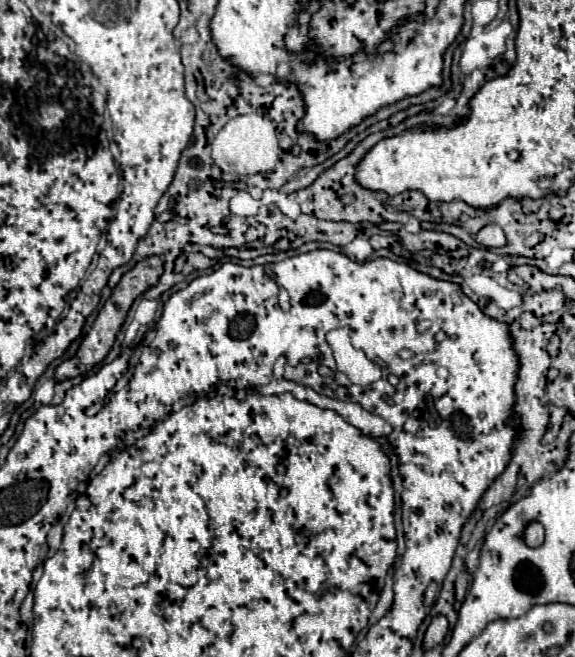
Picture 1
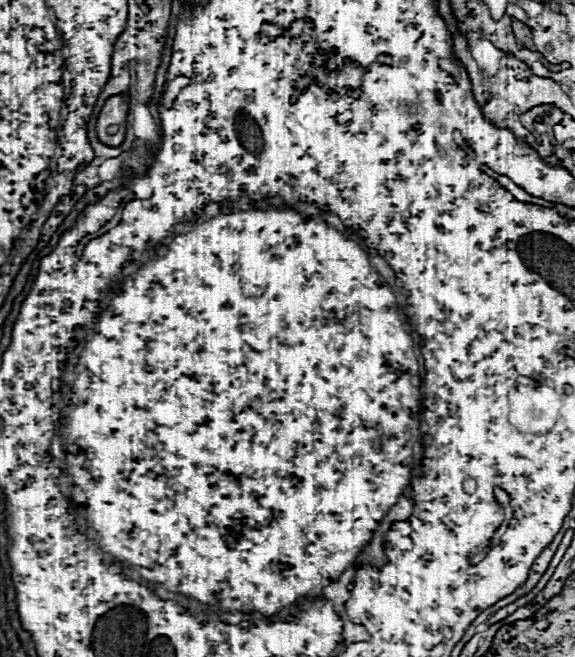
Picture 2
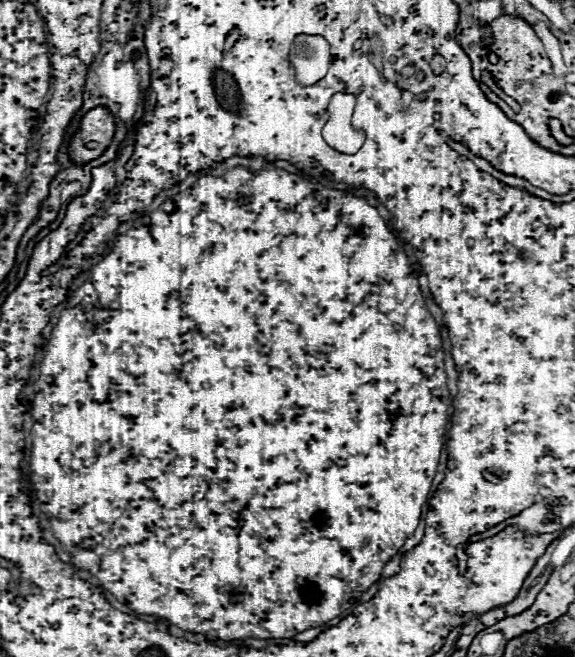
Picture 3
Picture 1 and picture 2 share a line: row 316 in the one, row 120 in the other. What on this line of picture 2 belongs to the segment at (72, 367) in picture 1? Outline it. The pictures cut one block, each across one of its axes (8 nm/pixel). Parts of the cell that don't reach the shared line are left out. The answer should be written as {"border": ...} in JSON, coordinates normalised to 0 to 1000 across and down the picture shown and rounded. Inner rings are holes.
{"border":[[[195,146],[177,161],[167,183],[167,204],[184,222],[209,222],[219,201],[219,174],[223,174],[223,146]]]}

